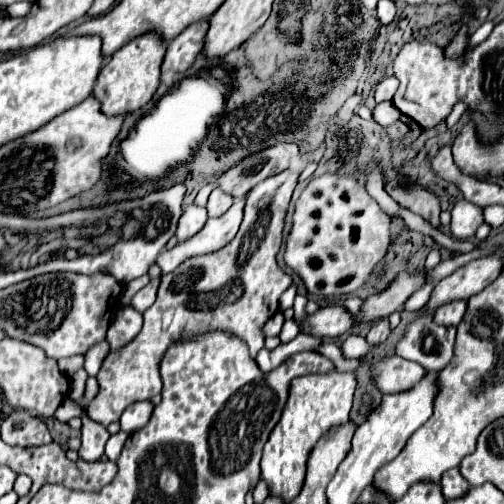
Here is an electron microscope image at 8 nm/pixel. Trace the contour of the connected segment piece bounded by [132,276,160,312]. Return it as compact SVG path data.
M160 276L154 278L154 280L150 280L150 284L144 286L144 288L132 298L132 306L134 306L136 310L140 310L140 312L144 312L146 308L150 308L150 306L154 304L154 300L156 300L158 286L160 286Z

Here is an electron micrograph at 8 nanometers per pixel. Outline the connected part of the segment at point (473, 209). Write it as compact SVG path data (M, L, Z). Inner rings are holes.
M465 199L459 200L452 208L452 222L450 222L450 232L458 240L466 240L476 234L478 226L482 224L482 208L474 206Z

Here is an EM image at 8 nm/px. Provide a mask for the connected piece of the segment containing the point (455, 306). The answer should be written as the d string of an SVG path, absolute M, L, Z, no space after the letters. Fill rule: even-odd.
M464 300L450 302L450 304L444 304L440 310L436 310L434 322L444 324L444 326L458 326L464 312L466 312L466 302Z

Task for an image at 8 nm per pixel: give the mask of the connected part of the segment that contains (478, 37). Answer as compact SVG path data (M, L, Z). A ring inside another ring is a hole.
M484 22L472 36L470 36L470 46L468 46L468 50L474 50L478 44L482 44L488 36L490 36L490 32L492 32L492 28L494 28L494 24L492 22Z

